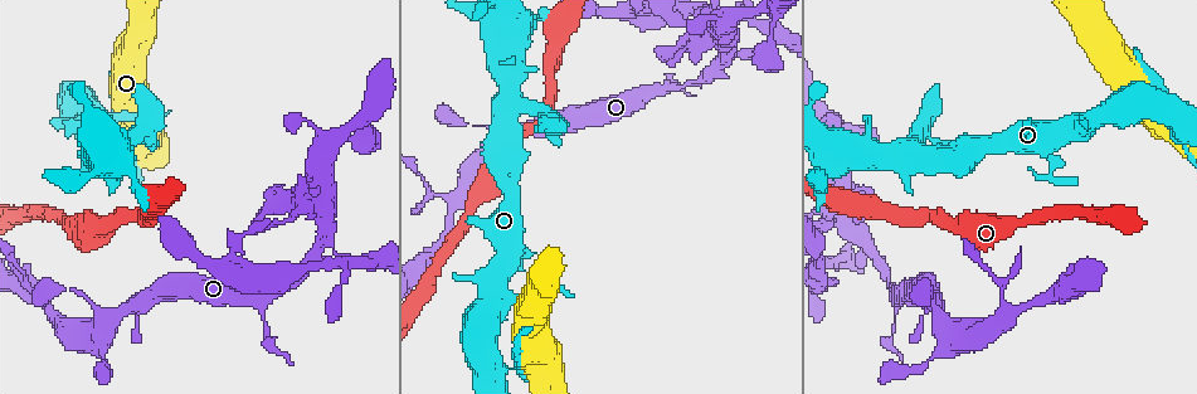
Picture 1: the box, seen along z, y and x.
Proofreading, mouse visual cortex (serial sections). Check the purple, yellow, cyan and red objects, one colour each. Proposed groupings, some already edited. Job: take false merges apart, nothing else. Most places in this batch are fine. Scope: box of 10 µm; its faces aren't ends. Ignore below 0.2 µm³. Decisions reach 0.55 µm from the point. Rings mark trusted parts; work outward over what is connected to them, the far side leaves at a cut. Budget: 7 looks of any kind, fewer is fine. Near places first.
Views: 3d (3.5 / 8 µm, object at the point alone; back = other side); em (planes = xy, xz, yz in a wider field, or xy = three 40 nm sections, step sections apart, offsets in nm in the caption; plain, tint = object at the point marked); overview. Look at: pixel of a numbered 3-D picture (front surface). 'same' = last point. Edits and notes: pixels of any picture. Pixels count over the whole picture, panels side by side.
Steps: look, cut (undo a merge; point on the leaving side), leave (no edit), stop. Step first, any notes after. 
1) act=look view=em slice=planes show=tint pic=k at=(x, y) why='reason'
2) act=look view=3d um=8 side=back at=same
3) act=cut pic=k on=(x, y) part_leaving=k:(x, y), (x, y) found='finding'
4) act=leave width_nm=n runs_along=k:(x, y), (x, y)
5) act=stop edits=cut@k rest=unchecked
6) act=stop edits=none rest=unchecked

act=look view=3d um=8 pic=1 at=(510, 369) why='small branch off a trunk'

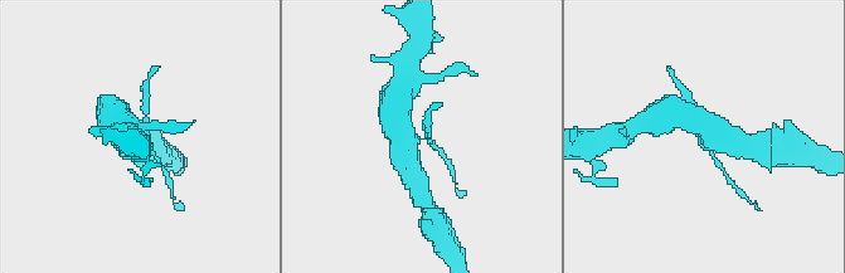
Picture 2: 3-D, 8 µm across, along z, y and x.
act=look view=em slice=xy step=2 show=tint at=same why='shape alone is not enough'

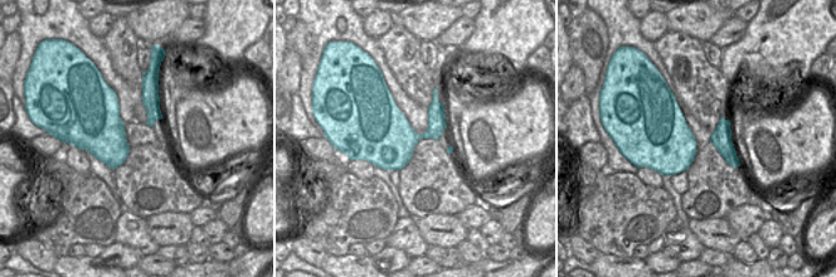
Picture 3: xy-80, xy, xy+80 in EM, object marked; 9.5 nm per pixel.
act=leave found='continuous, no second cell'

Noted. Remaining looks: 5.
act=look view=3d um=3.5 pic=1 at=(994, 274) why='thin neck'

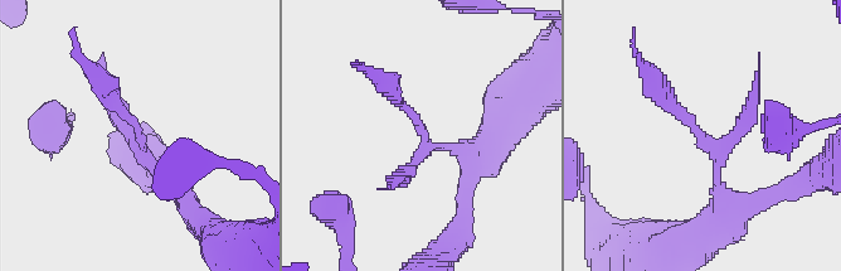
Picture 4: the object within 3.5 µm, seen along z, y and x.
act=look view=em slice=xy step=1 show=tint pic=4 at=(699, 133)

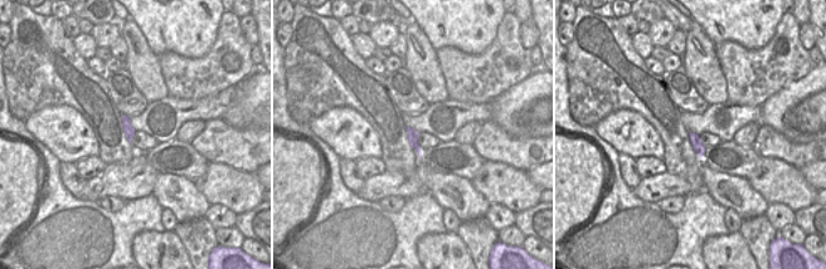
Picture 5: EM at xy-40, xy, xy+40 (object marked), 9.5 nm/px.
act=leave width_nm=110 runs_along=4:(183, 197), (97, 76) found='one cell here'

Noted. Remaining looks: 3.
act=look view=3d um=8 pic=1 at=(312, 203) why='abrupt turn'

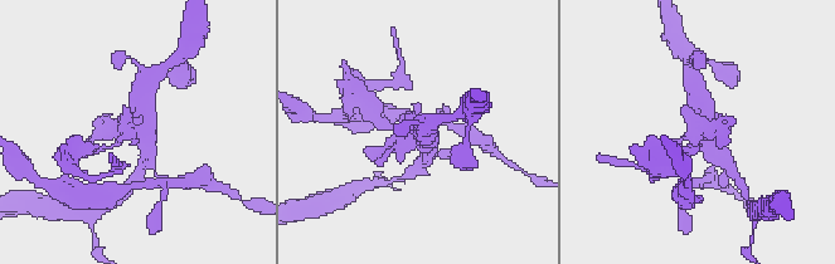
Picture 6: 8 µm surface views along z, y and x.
act=look view=3d um=3.5 at=same

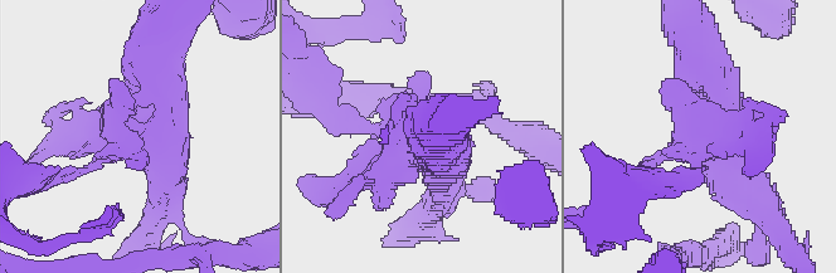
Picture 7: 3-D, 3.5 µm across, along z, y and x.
act=look view=em slice=xy step=3 show=tint pic=7 at=(705, 135) why='need the tissue'

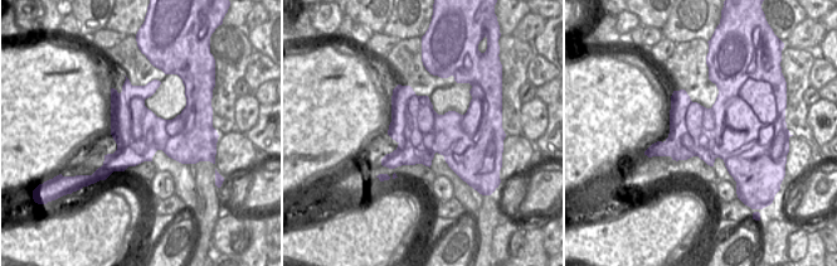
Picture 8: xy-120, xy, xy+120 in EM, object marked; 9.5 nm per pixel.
act=cut pic=7 on=(378, 183) border=8:(711, 107), (715, 144), (725, 160) found='two cells meet here'

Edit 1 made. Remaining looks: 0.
act=stop edits=cut@7 rest=unchecked

